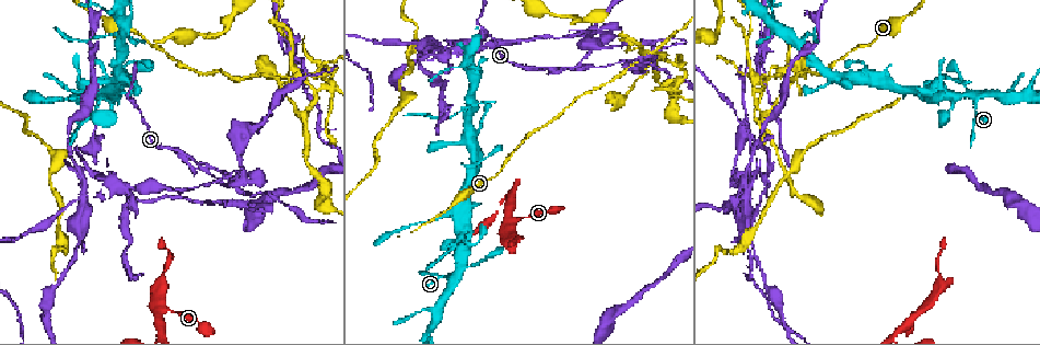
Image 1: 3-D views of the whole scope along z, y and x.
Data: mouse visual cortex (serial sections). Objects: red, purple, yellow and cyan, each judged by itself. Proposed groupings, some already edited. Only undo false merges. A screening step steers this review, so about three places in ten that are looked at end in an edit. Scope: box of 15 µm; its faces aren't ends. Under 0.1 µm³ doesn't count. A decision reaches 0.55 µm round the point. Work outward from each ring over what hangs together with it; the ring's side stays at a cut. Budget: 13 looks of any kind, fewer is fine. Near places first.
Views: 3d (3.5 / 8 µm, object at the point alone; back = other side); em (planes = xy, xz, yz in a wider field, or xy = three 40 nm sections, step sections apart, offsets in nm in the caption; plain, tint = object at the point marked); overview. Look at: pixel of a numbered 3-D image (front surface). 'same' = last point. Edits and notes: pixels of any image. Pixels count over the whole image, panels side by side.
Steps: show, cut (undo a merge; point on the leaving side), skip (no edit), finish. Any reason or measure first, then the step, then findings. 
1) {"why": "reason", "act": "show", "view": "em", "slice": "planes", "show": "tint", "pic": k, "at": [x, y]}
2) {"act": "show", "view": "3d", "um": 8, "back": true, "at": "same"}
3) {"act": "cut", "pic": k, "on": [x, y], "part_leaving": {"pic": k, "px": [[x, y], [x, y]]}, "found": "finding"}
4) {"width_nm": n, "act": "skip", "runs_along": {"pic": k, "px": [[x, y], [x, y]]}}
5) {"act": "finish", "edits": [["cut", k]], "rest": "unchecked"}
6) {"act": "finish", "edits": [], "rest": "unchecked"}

{"why": "thin neck", "act": "show", "view": "3d", "um": 3.5, "back": true, "pic": 1, "at": [141, 115]}

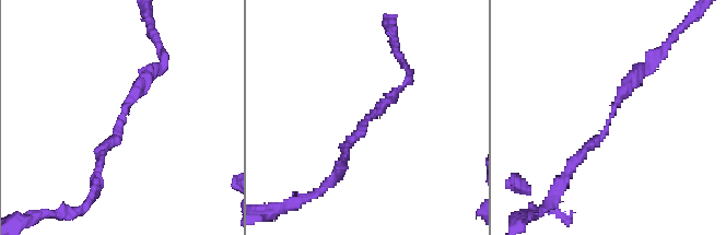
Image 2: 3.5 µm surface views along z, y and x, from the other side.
{"arm_widths_nm": [150, 150], "why": "need the tissue", "act": "show", "view": "em", "slice": "xy", "step": 3, "show": "tint", "pic": 2, "at": [120, 114]}

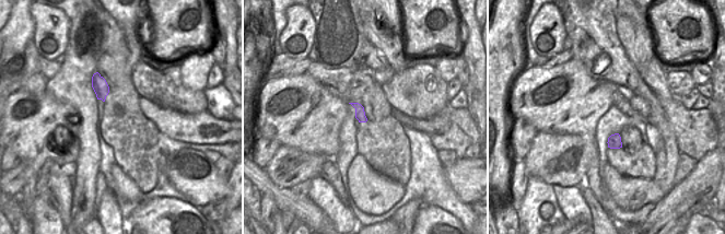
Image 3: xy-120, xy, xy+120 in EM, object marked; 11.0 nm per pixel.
{"act": "skip", "runs_along": {"pic": 2, "px": [[568, 169], [601, 133], [618, 96], [646, 66]]}, "found": "one cell here"}

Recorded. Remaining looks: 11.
{"why": "narrows sharply", "act": "show", "view": "em", "slice": "xy", "step": 1, "show": "tint", "pic": 1, "at": [197, 161]}

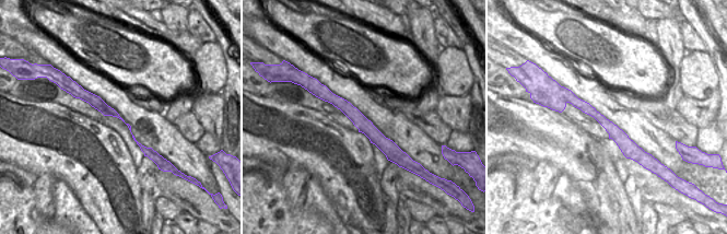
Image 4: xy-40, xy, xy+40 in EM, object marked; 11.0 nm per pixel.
{"act": "show", "view": "3d", "um": 3.5, "at": "same"}

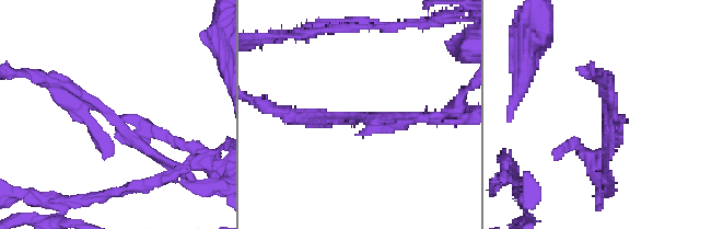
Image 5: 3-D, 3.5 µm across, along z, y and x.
{"width_nm": 160, "act": "cut", "pic": 5, "on": [201, 152], "part_leaving": {"pic": 5, "px": [[149, 134], [207, 157], [220, 150]]}, "found": "a second cell is stuck on"}

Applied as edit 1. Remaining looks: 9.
{"why": "two arms in line, one across", "act": "show", "view": "3d", "um": 3.5, "pic": 1, "at": [453, 276]}

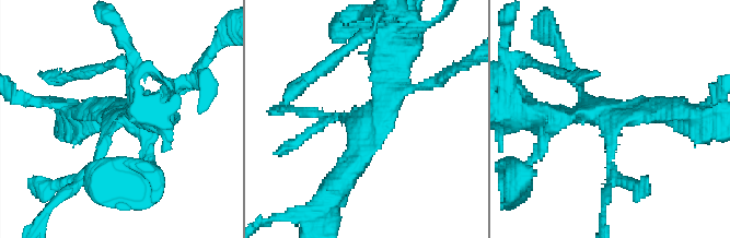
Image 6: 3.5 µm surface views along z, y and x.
{"act": "show", "view": "em", "slice": "xy", "step": 2, "show": "tint", "pic": 6, "at": [608, 118]}

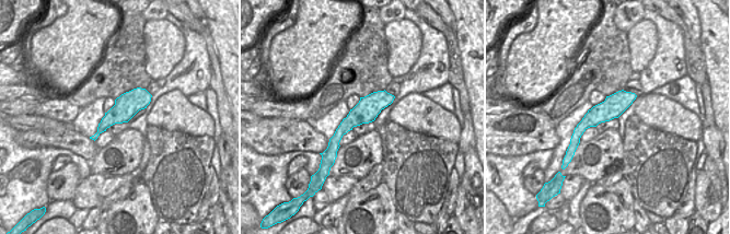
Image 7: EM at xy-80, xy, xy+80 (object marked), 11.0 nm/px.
{"act": "skip", "found": "one cell here"}

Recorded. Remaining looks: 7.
{"why": "thick turns thin", "act": "show", "view": "3d", "um": 3.5, "pic": 1, "at": [436, 218]}

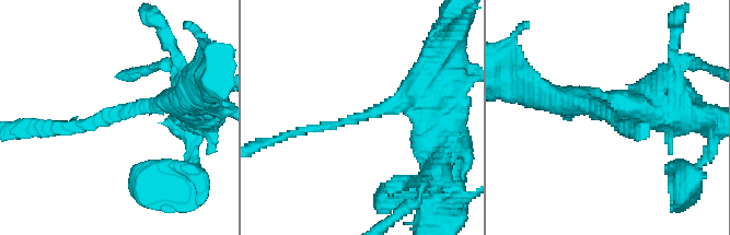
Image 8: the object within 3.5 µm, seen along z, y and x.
{"arm_widths_nm": [150, 300], "why": "now the EM", "act": "show", "view": "em", "slice": "planes", "show": "tint", "pic": 8, "at": [121, 110]}

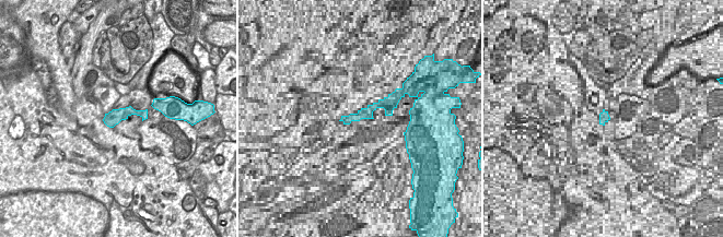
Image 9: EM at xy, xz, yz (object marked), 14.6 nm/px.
{"why": "another direction", "act": "show", "view": "em", "slice": "xy", "step": 5, "show": "tint", "at": "same"}

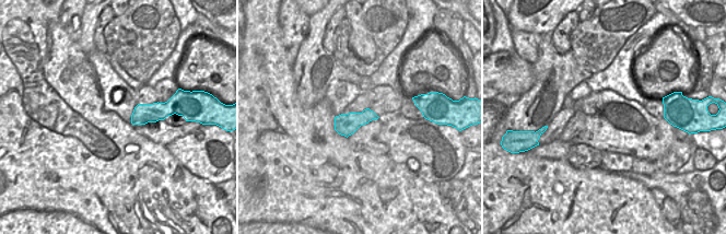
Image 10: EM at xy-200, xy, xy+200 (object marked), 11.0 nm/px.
{"width_nm": 240, "act": "skip", "runs_along": {"pic": 8, "px": [[426, 103], [298, 130]]}, "found": "all the same cell"}

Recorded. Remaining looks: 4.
{"why": "a fork", "act": "show", "view": "3d", "um": 3.5, "pic": 1, "at": [650, 51]}

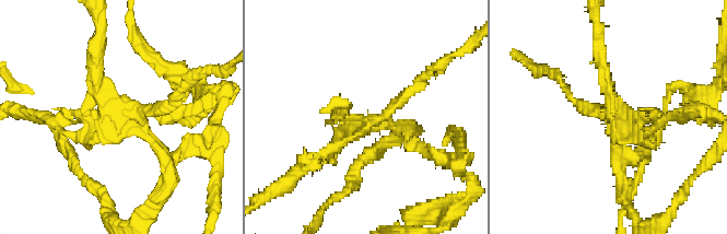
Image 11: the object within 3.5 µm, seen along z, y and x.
{"why": "shape alone is not enough", "act": "show", "view": "em", "slice": "xy", "step": 3, "show": "tint", "pic": 11, "at": [118, 128]}

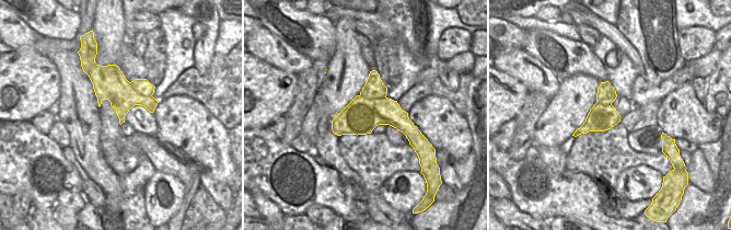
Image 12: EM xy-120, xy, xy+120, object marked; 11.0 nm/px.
{"width_nm": 420, "act": "cut", "pic": 11, "on": [604, 77], "part_leaving": {"pic": 11, "px": [[633, 123], [617, 126], [622, 183]]}, "found": "two cells meet here"}

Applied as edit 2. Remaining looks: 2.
{"act": "finish", "edits": [["cut", 5], ["cut", 11]], "rest": "unchecked"}

